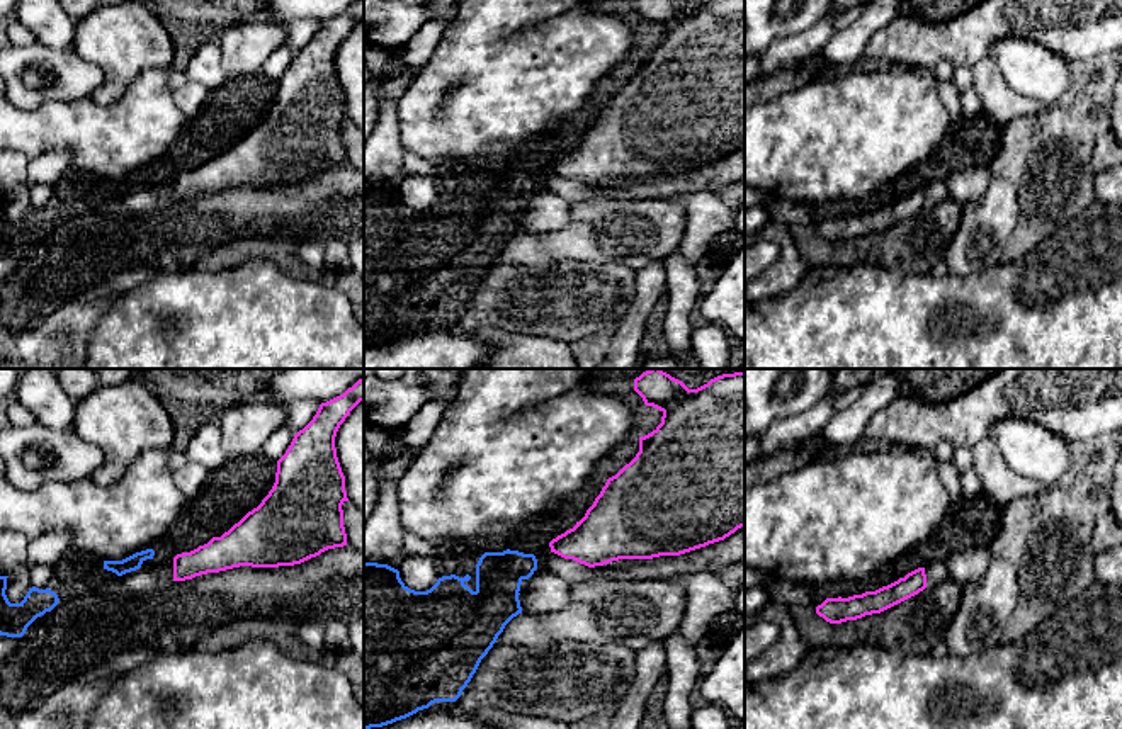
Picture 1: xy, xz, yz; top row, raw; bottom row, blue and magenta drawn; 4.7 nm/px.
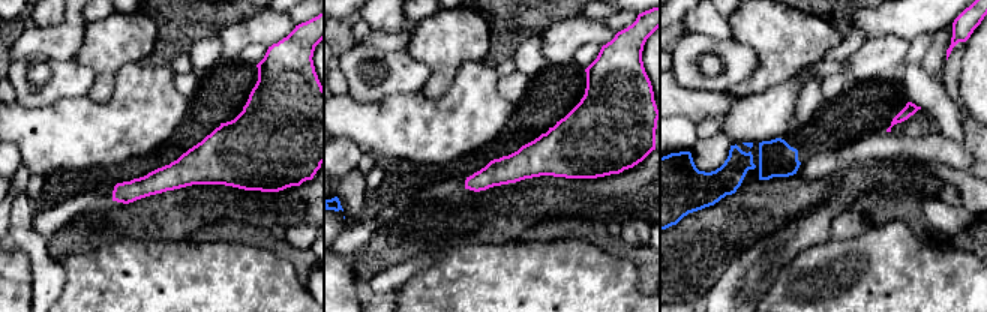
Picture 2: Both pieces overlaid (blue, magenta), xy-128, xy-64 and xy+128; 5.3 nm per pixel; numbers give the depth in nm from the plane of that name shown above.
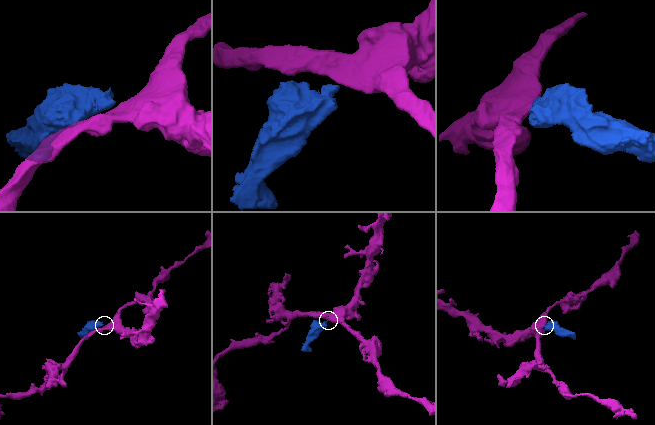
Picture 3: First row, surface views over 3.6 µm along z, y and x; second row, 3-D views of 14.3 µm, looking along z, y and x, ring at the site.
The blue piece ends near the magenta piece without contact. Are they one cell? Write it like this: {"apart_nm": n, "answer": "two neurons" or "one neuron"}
{"apart_nm": 80, "answer": "two neurons"}

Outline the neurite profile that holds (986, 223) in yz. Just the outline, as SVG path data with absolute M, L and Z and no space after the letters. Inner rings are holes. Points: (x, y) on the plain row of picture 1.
M991 178L978 201L962 206L962 218L945 250L949 274L967 277L1003 262L1003 248L1013 235L1020 206L1013 185Z

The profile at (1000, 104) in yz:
M984 58L972 66L972 90L978 93L983 114L998 127L1025 117L1037 117L1046 105L1013 92L993 58Z

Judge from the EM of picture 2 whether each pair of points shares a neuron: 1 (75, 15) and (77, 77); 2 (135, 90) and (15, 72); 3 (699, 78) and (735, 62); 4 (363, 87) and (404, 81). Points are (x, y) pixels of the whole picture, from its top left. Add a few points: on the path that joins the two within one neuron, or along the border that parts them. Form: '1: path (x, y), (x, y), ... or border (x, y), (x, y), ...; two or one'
1: border (44, 57), (74, 59); two
2: border (87, 95), (59, 99), (53, 104); two
3: path (708, 81), (719, 81), (729, 71); one
4: path (374, 87), (384, 87), (393, 83); one

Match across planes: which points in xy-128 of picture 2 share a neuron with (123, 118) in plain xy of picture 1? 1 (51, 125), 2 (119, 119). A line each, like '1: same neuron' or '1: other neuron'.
1: same neuron
2: same neuron

